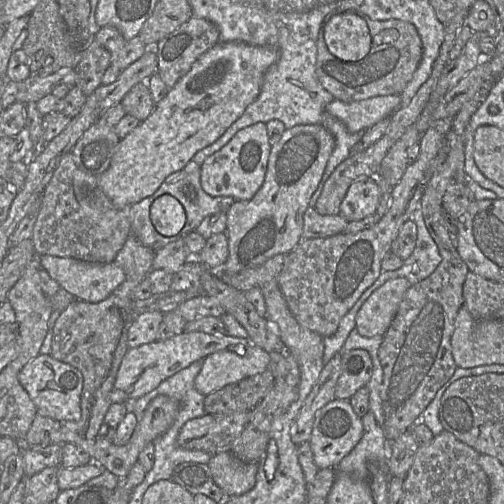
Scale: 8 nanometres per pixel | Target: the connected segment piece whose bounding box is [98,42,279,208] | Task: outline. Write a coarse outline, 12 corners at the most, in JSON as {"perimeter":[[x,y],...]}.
{"perimeter":[[217,43],[98,176],[153,195],[260,94],[274,47]]}

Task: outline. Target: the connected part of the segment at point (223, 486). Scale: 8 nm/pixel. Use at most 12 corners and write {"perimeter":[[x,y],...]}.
{"perimeter":[[230,451],[212,455],[208,465],[225,497],[255,486],[257,464]]}

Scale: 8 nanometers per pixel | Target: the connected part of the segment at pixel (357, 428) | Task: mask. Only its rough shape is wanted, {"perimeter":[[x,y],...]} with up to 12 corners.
{"perimeter":[[333,399],[309,439],[318,469],[334,468],[358,444],[363,421]]}

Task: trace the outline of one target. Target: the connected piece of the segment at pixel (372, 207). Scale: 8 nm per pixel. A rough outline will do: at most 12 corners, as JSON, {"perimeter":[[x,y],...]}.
{"perimeter":[[375,177],[354,181],[340,206],[348,221],[376,213]]}

